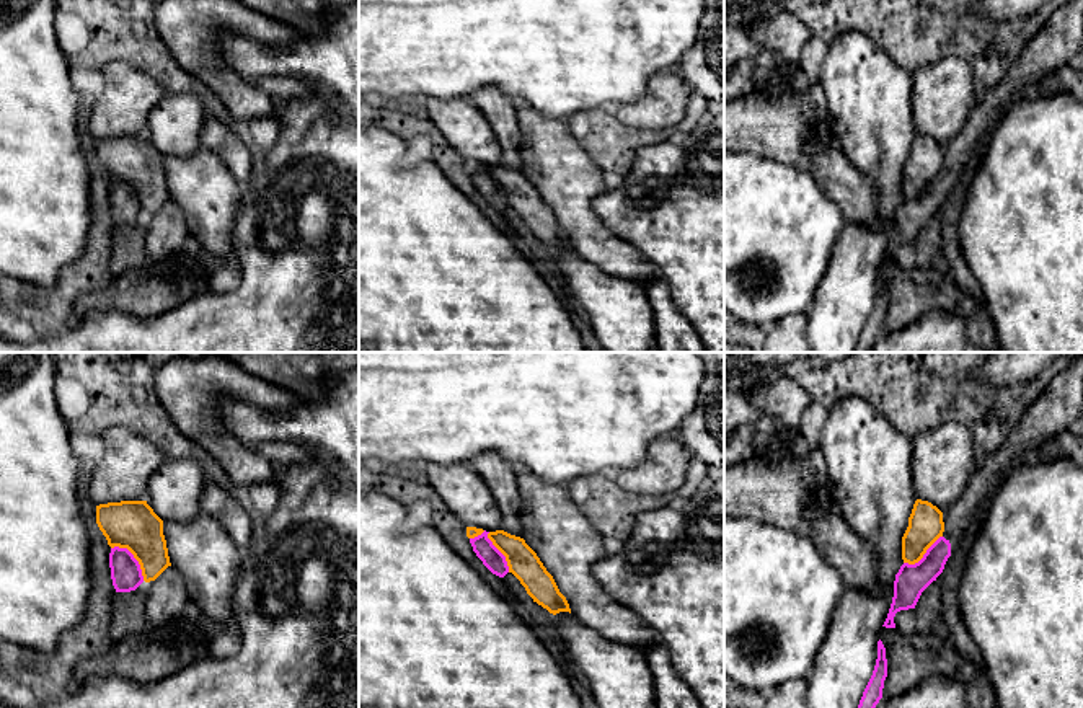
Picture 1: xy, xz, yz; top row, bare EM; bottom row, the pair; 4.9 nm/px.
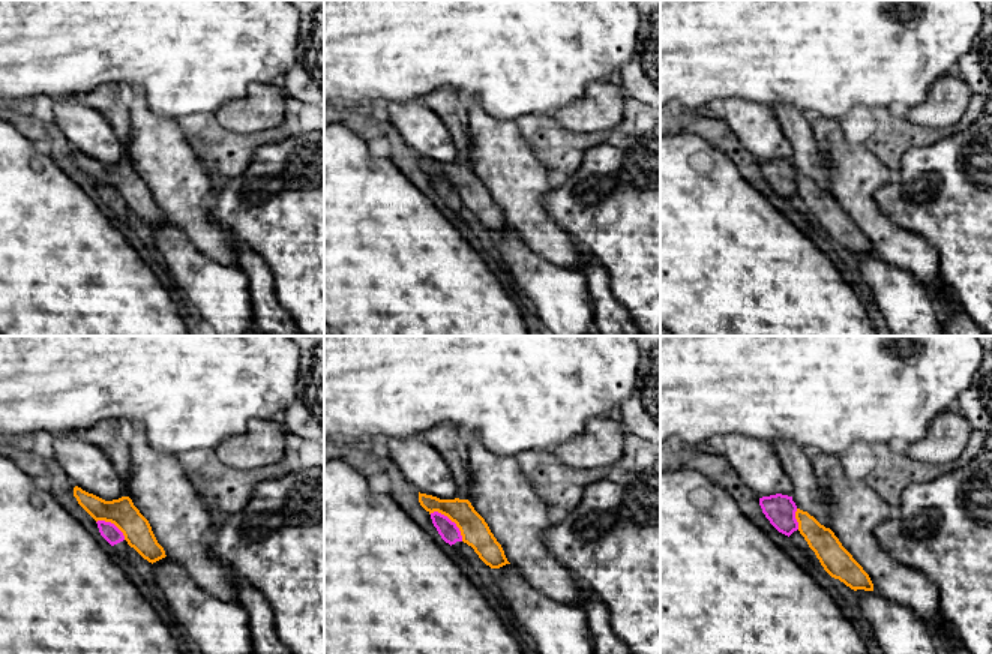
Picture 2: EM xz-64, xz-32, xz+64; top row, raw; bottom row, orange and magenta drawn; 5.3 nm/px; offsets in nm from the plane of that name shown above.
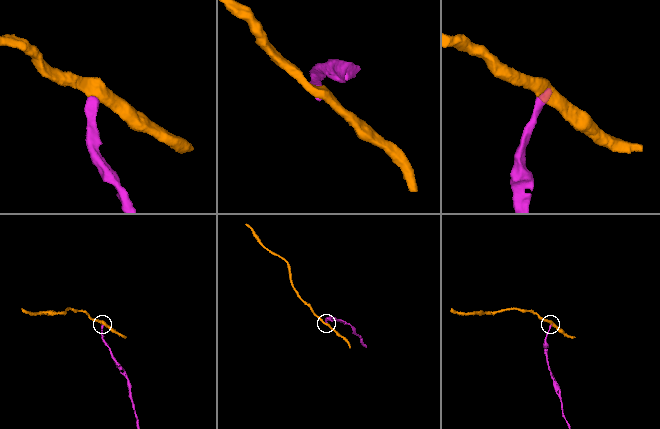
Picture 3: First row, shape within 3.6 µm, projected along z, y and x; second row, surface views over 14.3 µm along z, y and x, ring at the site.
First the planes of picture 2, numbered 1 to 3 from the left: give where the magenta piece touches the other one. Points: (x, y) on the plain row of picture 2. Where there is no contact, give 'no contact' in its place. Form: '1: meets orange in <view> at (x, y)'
1: meets orange in xz-64 at (113, 186)
2: meets orange in xz-32 at (450, 183)
3: meets orange in xz+64 at (796, 182)

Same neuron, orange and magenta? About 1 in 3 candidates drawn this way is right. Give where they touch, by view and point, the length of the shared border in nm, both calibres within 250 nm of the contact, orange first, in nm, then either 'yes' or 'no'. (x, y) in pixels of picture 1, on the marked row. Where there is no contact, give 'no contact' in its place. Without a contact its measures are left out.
xy (134, 557) | 240 nm | 240/150 nm | no

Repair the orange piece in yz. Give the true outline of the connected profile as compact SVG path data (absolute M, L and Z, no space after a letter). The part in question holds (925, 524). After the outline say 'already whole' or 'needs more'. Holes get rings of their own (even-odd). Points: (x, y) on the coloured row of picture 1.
M917 499L902 537L904 563L918 563L944 532L943 512L928 501Z | already whole

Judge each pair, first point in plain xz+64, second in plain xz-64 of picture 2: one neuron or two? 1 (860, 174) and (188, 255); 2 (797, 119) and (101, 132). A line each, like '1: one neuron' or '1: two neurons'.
1: two neurons
2: two neurons

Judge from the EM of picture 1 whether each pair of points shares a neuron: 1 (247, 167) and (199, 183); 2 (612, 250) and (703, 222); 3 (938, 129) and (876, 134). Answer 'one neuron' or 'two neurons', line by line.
1: one neuron
2: two neurons
3: two neurons

